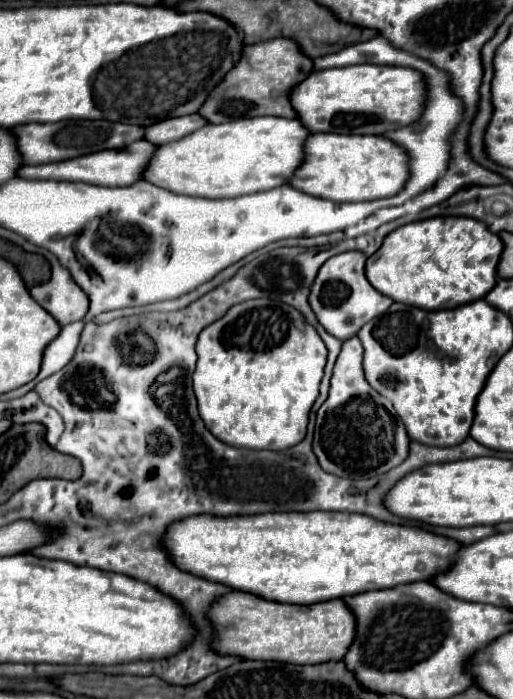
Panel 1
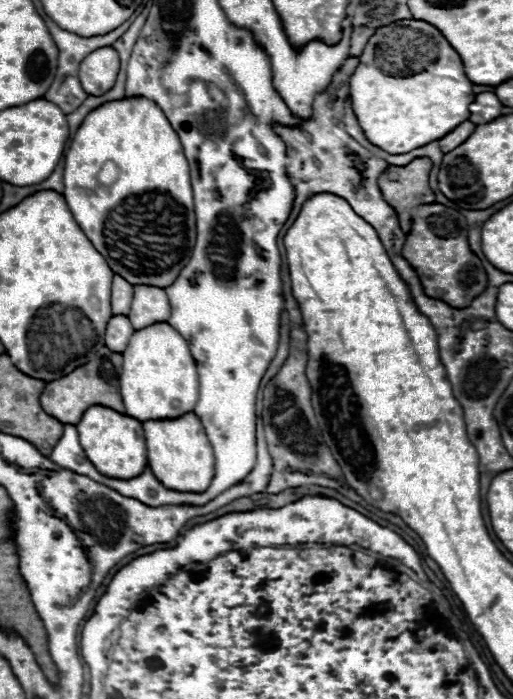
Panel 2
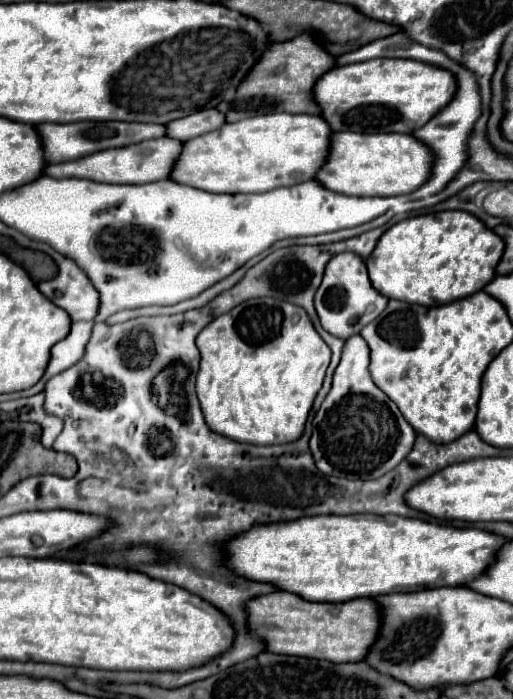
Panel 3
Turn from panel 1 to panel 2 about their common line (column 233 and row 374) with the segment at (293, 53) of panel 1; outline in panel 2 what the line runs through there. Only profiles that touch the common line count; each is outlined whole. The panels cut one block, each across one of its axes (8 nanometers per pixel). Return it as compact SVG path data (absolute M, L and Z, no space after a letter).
M110 354L110 358L102 358L102 362L92 362L84 364L82 368L76 368L70 376L64 376L62 380L54 380L46 384L40 404L46 414L56 418L62 424L78 424L84 412L90 406L106 406L112 408L120 414L124 414L124 404L120 396L120 372L122 372L122 356L120 354Z

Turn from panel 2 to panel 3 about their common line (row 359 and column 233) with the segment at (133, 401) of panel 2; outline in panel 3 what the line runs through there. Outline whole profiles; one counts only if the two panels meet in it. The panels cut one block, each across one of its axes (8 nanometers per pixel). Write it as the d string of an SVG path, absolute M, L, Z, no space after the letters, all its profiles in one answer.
M264 114L246 118L234 124L222 126L222 130L214 130L214 134L202 134L186 144L182 152L182 162L174 168L172 178L184 182L188 186L206 190L206 192L266 192L280 186L294 186L298 182L314 180L320 168L326 164L330 154L330 138L332 130L330 124L322 116L312 114Z

